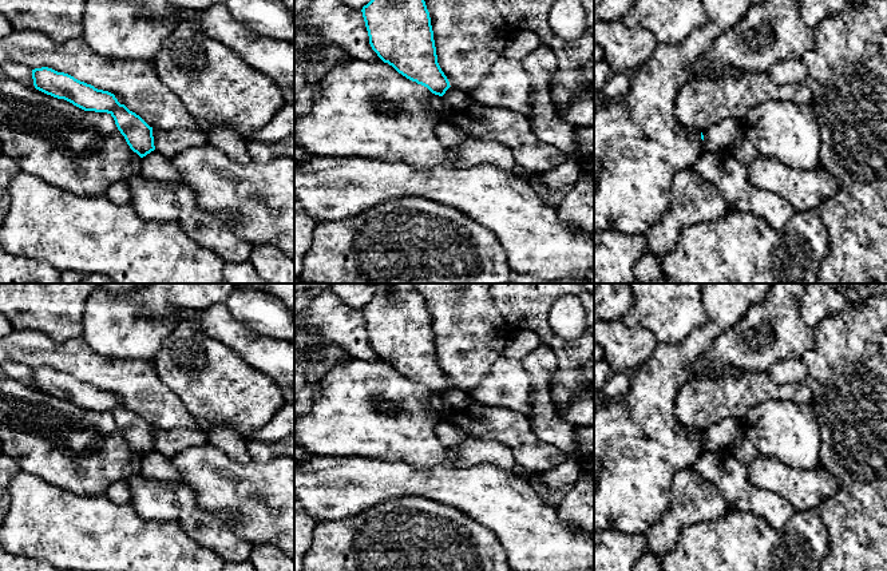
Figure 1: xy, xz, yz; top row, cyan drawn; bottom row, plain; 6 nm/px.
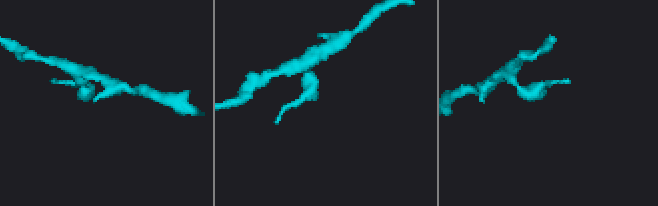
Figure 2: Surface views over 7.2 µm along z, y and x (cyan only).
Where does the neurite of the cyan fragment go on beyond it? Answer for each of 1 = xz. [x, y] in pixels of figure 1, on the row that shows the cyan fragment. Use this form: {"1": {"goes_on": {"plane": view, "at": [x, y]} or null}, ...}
{"1": {"goes_on": null}}

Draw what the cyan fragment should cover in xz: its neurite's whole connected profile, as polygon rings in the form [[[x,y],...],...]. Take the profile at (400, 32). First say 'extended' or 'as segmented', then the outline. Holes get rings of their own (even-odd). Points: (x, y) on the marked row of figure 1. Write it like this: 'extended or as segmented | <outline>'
as segmented | [[[371,0],[361,12],[377,56],[407,79],[443,96],[451,86],[437,63],[425,1]]]

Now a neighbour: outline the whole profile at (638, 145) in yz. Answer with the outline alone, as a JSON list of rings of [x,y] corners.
[[[702,0],[708,23],[678,45],[658,44],[652,58],[631,74],[630,90],[619,99],[601,100],[594,108],[594,231],[646,234],[670,209],[672,181],[680,170],[692,168],[704,152],[701,131],[688,128],[674,116],[674,102],[684,84],[693,79],[697,62],[714,40],[744,19],[752,5],[765,0]]]

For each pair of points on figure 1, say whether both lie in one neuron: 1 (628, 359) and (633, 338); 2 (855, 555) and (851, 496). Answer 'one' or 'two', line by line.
1: one
2: one

